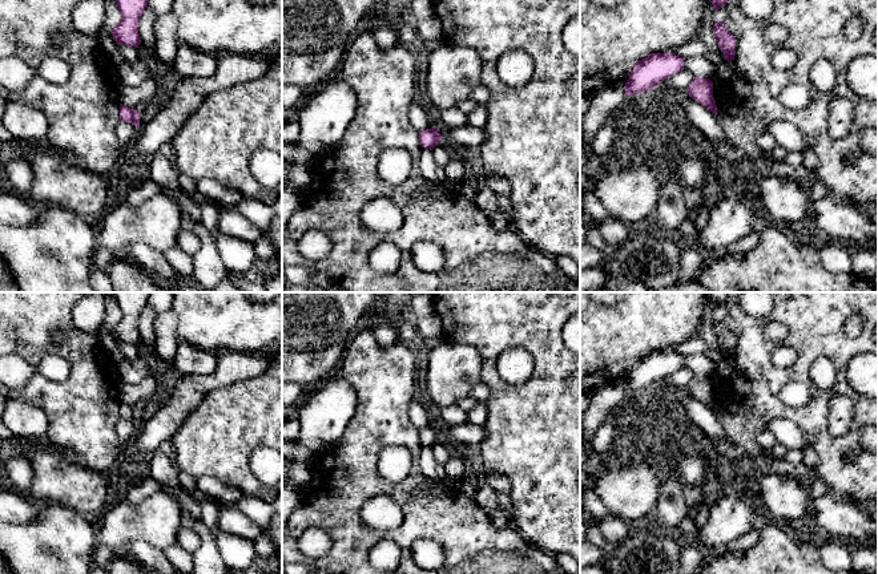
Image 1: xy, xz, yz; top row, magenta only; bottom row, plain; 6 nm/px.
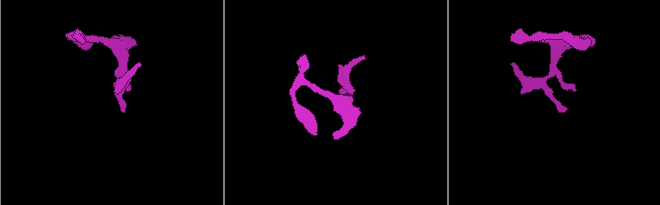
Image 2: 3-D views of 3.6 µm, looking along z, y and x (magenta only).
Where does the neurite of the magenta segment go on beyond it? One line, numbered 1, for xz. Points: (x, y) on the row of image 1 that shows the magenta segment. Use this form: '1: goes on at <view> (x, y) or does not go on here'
1: does not go on here

